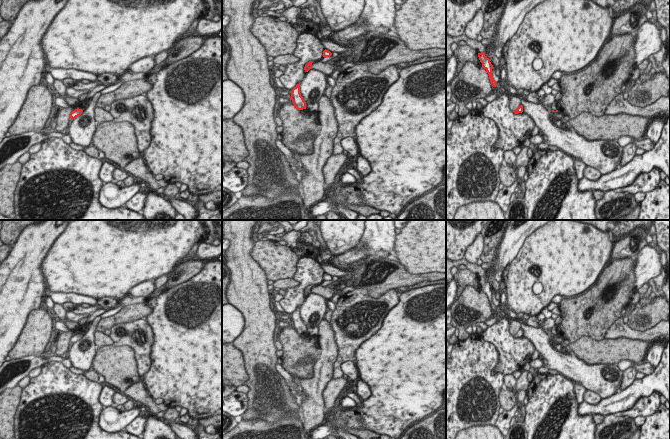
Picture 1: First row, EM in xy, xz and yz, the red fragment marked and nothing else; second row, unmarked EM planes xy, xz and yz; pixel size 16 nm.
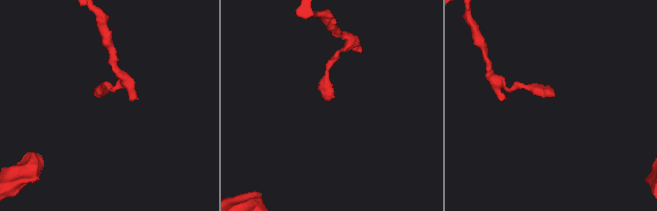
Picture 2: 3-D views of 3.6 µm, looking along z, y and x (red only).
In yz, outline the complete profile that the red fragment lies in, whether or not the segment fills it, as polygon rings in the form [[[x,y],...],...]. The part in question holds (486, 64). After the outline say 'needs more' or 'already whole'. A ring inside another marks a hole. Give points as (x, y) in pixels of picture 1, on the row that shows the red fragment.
[[[478,53],[478,57],[480,62],[482,63],[482,67],[487,71],[490,82],[493,87],[497,86],[497,82],[493,79],[492,69],[494,68],[490,62],[490,59],[485,56],[485,53]]] | already whole

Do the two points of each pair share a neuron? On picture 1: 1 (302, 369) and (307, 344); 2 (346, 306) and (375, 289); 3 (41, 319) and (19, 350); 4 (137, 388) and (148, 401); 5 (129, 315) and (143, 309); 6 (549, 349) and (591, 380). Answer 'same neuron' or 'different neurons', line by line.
1: same neuron
2: different neurons
3: same neuron
4: same neuron
5: same neuron
6: same neuron

